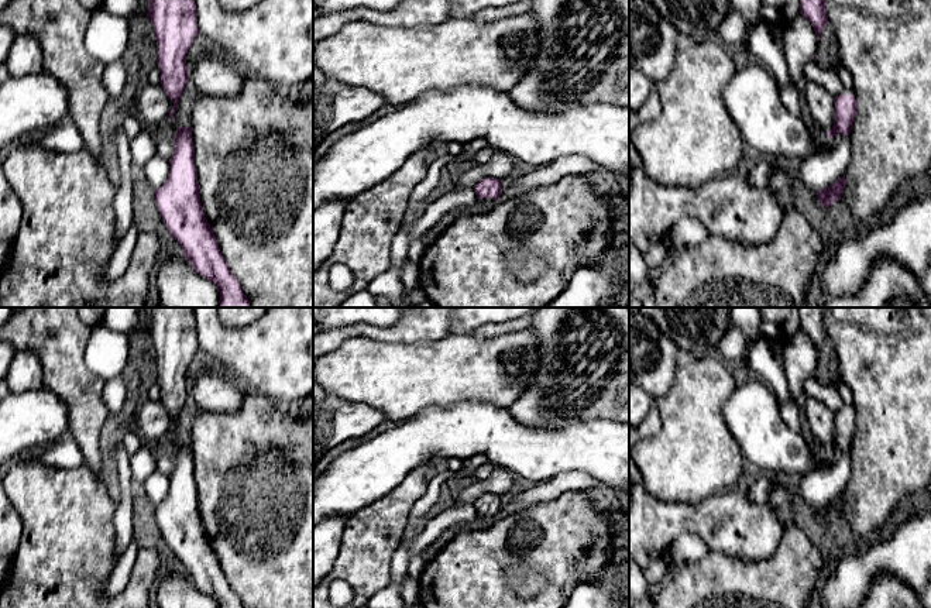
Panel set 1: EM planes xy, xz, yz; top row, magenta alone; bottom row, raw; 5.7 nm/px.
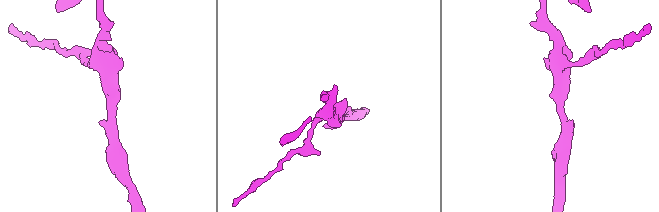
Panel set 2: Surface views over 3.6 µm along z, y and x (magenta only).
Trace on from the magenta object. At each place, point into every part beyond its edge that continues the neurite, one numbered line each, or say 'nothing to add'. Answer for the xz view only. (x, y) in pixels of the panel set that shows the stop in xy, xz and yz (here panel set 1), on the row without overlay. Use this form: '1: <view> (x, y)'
nothing to add

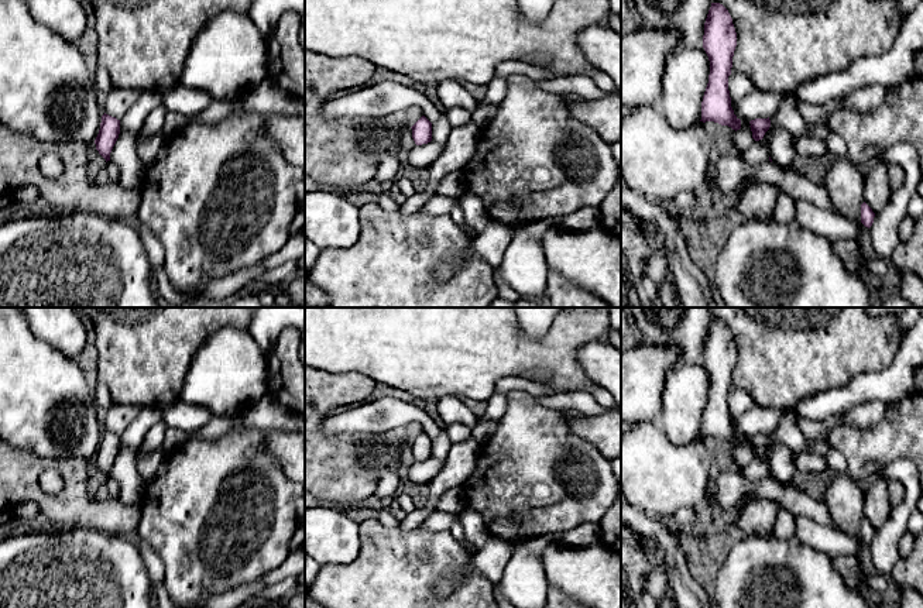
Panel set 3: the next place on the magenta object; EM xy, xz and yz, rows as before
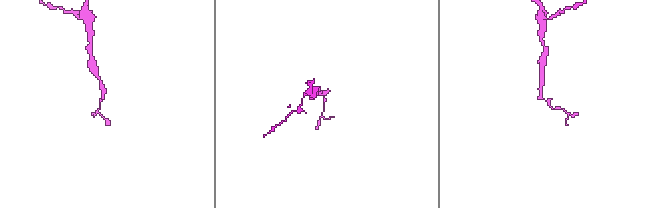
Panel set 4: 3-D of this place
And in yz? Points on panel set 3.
1: yz (658, 477)

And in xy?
nothing to add

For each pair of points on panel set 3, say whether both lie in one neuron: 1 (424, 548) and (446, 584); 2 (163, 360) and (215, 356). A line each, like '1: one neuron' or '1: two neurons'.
1: two neurons
2: two neurons

